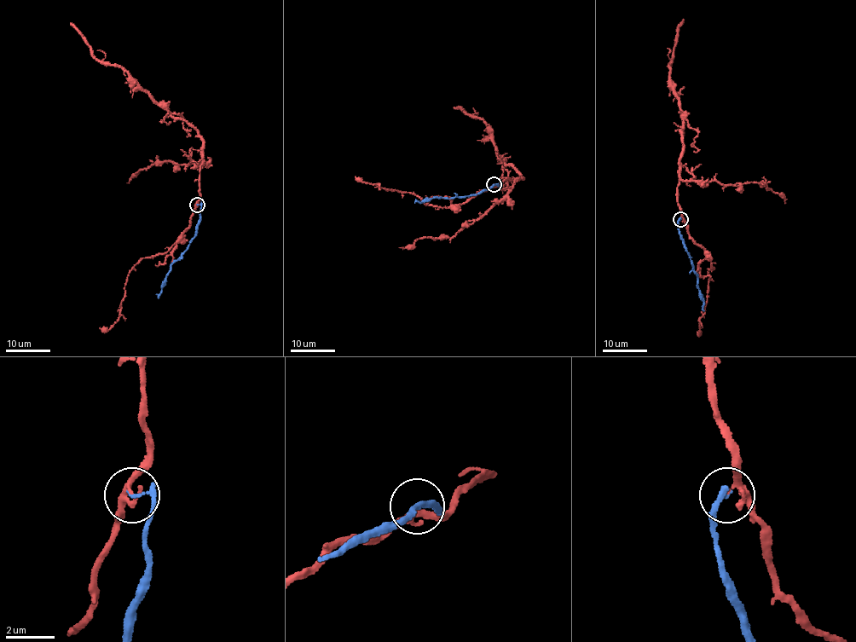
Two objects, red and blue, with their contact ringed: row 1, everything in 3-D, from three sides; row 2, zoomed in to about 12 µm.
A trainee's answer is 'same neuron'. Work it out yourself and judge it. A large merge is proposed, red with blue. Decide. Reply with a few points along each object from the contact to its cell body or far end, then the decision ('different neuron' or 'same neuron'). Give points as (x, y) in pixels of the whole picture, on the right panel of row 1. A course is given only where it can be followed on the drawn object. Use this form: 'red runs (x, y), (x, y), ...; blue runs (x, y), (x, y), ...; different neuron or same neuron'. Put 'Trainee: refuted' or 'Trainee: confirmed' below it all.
red runs (679, 219), (679, 160), (683, 147), (680, 134), (684, 118), (668, 66), (683, 19); blue runs (679, 219), (679, 234), (697, 279), (704, 310); different neuron
Trainee: refuted

